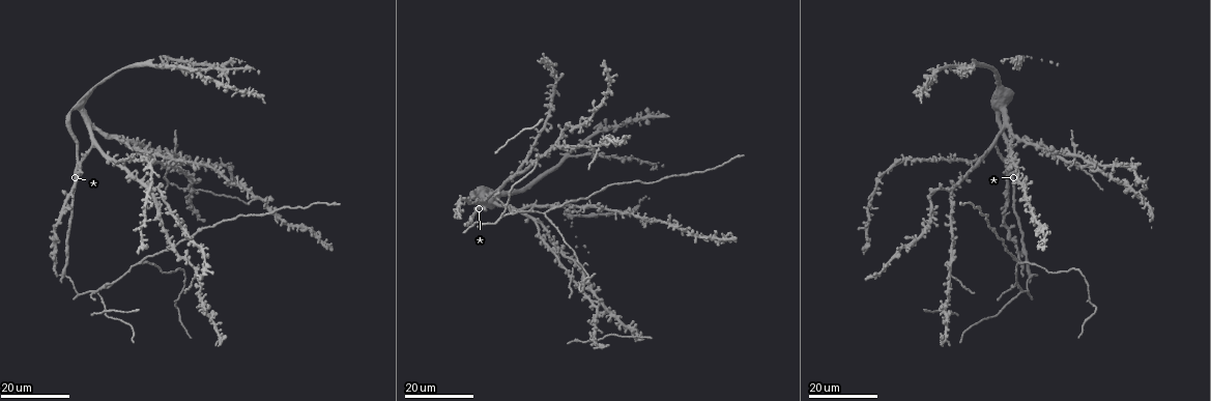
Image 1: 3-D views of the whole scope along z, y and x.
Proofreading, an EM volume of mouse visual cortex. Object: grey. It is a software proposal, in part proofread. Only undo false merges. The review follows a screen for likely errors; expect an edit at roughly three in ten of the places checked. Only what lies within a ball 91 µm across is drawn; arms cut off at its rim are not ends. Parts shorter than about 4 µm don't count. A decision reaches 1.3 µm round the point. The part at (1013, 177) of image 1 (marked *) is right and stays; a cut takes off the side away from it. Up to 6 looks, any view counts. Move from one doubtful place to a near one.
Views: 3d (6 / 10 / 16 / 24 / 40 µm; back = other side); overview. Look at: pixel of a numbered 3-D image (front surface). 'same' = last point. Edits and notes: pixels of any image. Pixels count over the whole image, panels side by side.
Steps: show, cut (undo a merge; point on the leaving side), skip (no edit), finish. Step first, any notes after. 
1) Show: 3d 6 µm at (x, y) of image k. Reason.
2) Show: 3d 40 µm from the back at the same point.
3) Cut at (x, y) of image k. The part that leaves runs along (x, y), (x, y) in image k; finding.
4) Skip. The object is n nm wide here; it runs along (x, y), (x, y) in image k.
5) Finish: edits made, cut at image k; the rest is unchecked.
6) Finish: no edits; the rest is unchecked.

Show: 3d 24 µm at (80, 162) of image 1. Two arms in line, one across.

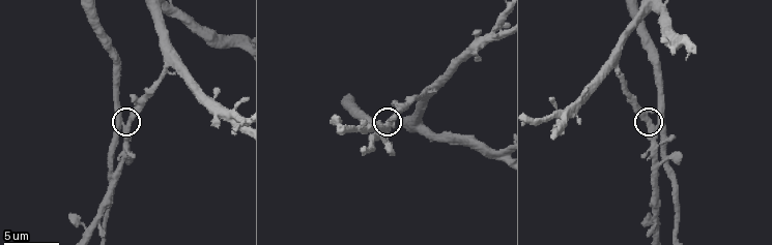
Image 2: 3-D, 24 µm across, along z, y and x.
Show: 3d 6 µm at (649, 128) of image 2. Closer look.

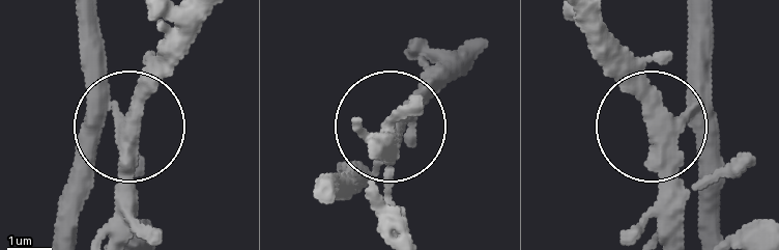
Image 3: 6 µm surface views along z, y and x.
Show: 3d 6 µm from the back at (131, 126) of image 3.

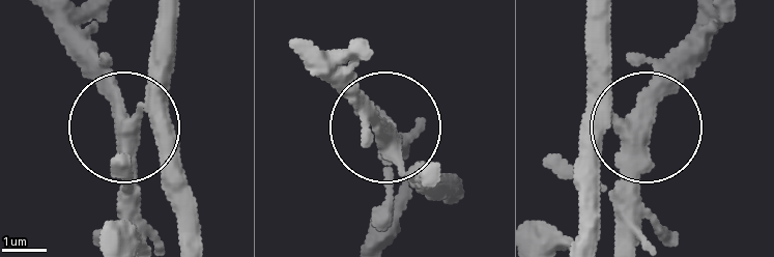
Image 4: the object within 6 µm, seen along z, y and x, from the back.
Skip. 3 arms meet here; all the same neuron.

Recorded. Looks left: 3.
Show: 3d 24 µm at (112, 285) of image 1. Three arms meet.

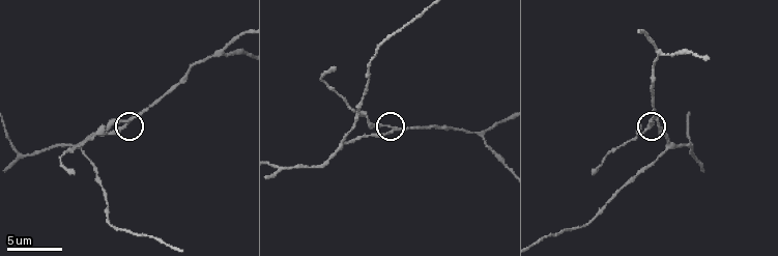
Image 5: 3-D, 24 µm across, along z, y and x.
Show: 3d 6 µm at (133, 118) of image 5.

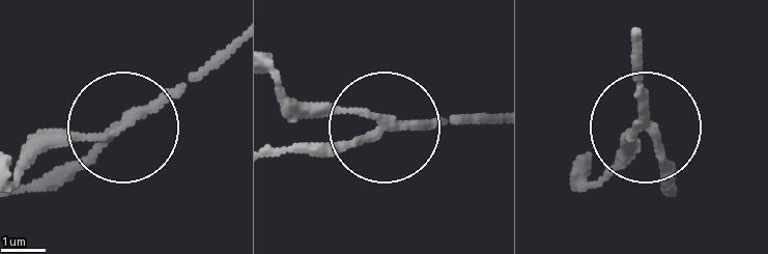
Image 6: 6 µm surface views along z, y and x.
Cut at (56, 135) of image 6. The part that leaves runs along (382, 113), (319, 113), (275, 80) in image 6; a second neuron is stuck on.

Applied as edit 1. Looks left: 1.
Finish: edits made, cut at image 6; the rest is unchecked.

